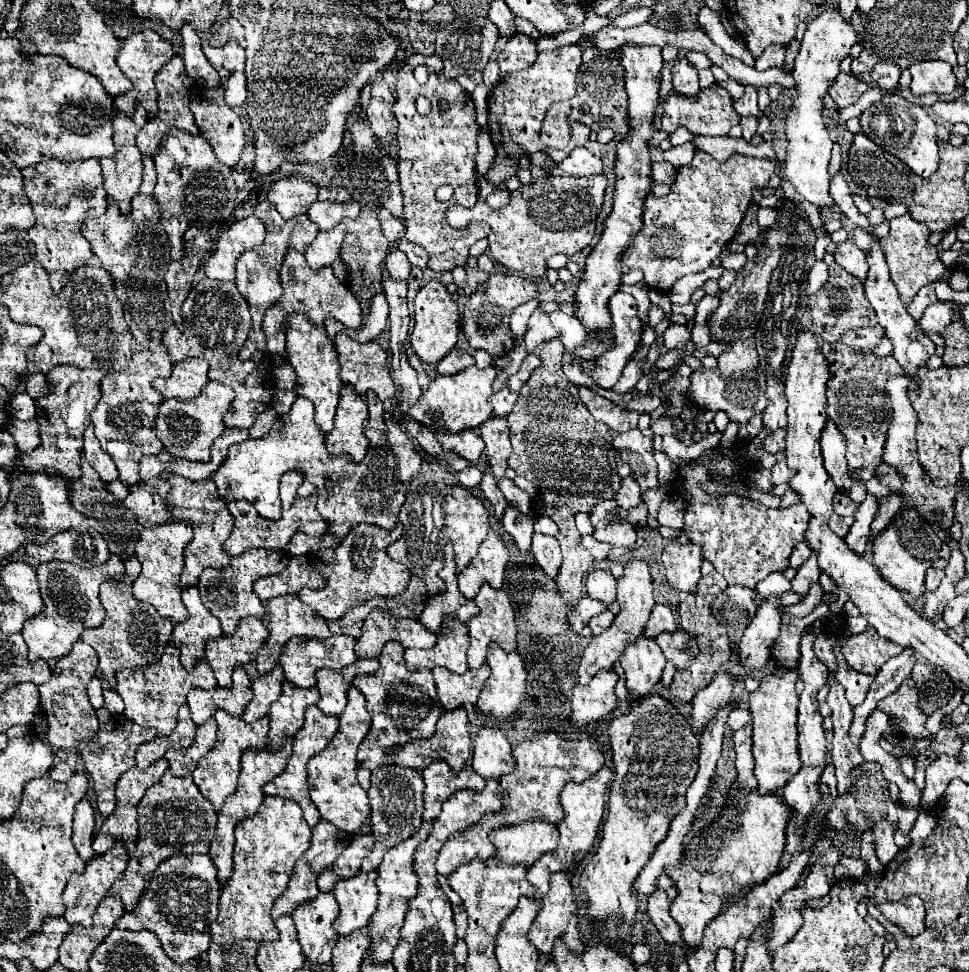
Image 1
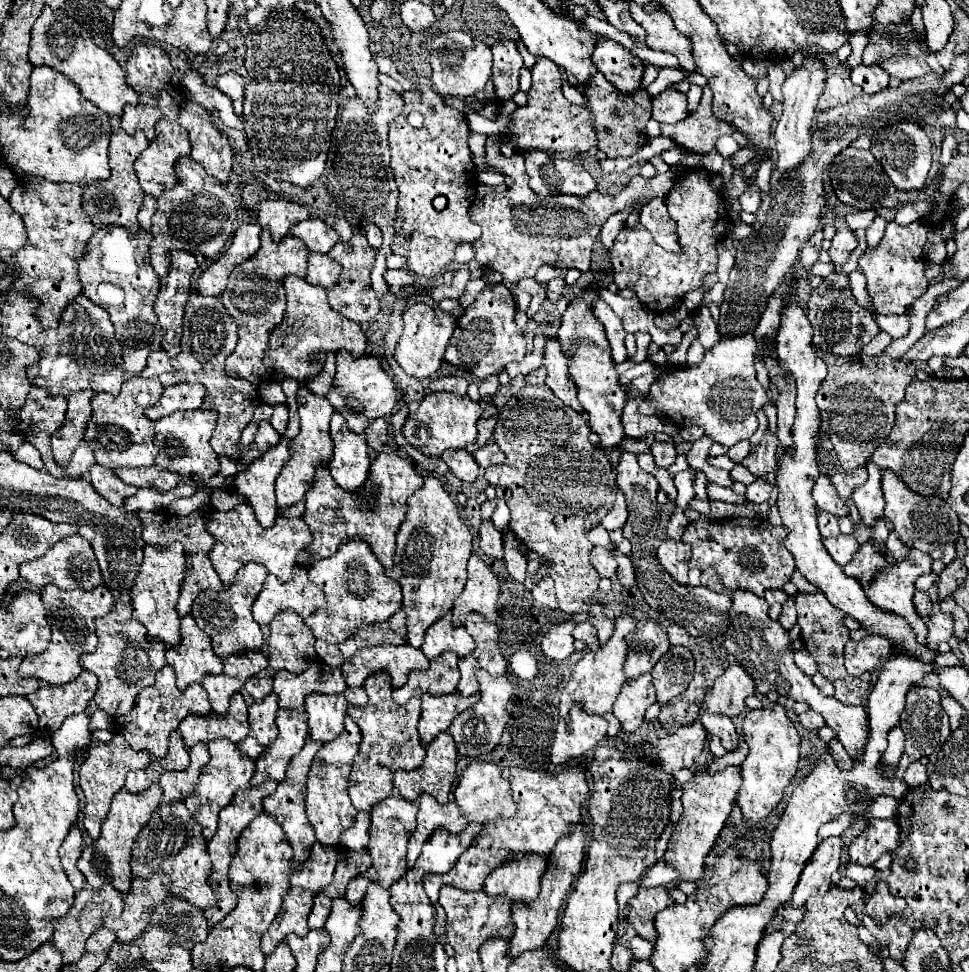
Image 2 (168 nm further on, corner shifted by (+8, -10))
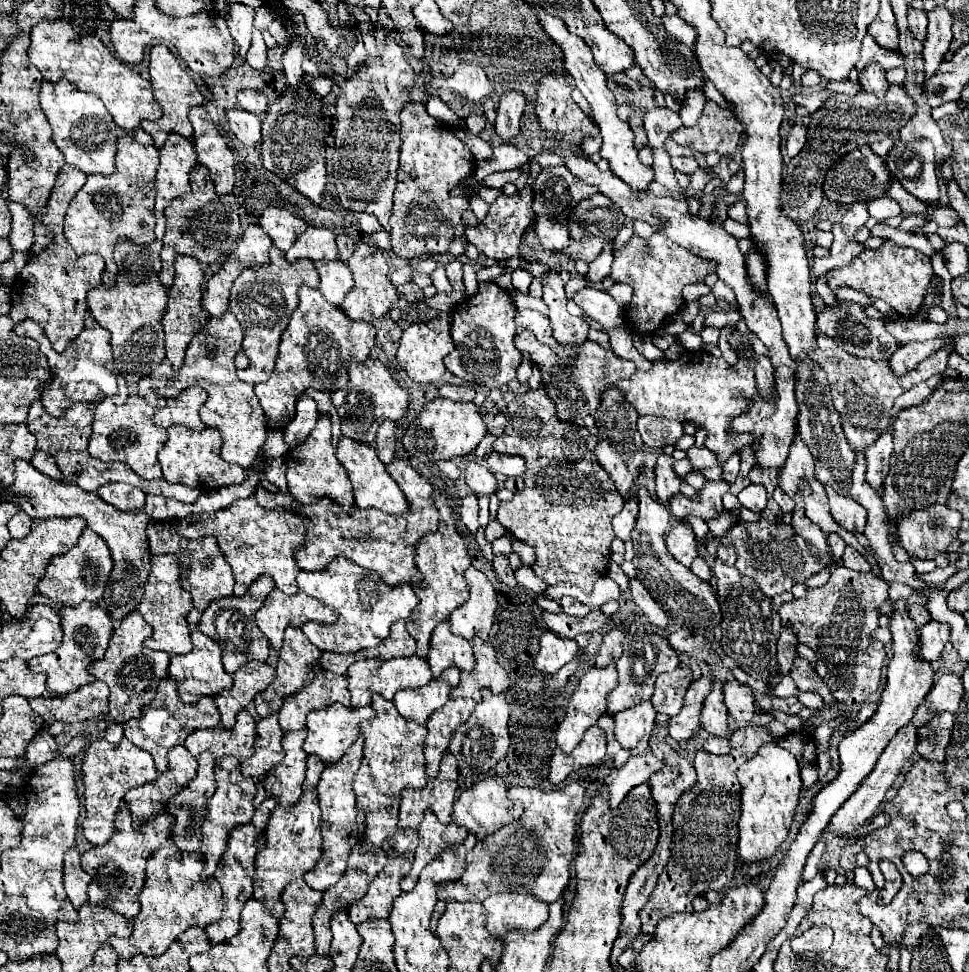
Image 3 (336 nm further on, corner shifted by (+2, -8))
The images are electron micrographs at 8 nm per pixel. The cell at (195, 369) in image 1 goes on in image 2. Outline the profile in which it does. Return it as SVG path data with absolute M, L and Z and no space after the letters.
M176 383L164 389L160 401L146 409L146 415L150 419L162 419L174 411L186 411L196 409L204 403L204 385L202 383Z

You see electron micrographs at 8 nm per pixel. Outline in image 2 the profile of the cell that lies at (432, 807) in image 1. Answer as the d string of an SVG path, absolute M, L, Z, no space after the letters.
M428 793L420 795L416 821L418 821L418 827L416 827L416 831L410 839L410 845L408 845L408 865L410 867L418 859L424 841L432 835L432 831L436 827L444 827L452 833L458 833L468 825L468 819L464 819L462 809L456 805L454 799L450 799L450 803L446 803L446 805L440 805Z

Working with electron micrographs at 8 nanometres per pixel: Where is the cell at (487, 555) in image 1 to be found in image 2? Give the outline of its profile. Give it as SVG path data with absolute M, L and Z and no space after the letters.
M472 555L468 561L468 581L464 591L456 597L452 607L452 623L464 625L466 613L478 611L488 621L496 621L496 599L498 599L498 577L490 565L482 561L480 555Z

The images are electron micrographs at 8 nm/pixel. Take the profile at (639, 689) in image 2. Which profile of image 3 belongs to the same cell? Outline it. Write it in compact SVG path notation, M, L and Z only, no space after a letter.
M650 701L636 705L628 711L622 711L614 717L614 739L624 747L630 749L632 755L644 755L650 753L648 739L654 727L656 711L650 705Z

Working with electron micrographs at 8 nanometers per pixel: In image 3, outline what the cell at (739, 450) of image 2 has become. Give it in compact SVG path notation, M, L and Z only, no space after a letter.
M734 453L722 467L722 481L732 485L736 481L736 475L738 475L738 469L740 469L740 455Z

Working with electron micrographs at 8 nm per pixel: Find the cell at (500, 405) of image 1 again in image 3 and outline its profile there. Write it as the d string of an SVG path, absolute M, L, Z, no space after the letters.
M488 433L488 435L480 441L480 445L476 447L474 455L476 455L476 457L488 457L488 455L492 453L492 443L494 443L494 439L496 439L496 437L492 437L492 435Z

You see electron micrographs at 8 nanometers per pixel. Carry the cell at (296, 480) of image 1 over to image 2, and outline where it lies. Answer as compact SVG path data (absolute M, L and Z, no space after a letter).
M300 383L300 391L298 391L298 411L300 411L300 433L296 435L296 439L292 441L290 447L290 461L284 465L284 469L280 471L278 479L276 479L276 507L280 511L284 511L286 507L290 507L296 501L304 499L306 489L310 487L310 483L314 481L314 469L322 463L328 463L330 455L332 455L332 439L330 439L330 417L334 413L334 407L330 405L330 401L326 397L318 397L314 395L306 383Z

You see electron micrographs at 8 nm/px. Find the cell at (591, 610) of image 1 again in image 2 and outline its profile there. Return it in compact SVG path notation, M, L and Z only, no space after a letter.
M562 621L558 625L554 625L542 639L542 651L546 653L546 657L554 659L554 661L562 661L566 657L570 657L574 653L574 631L576 623L574 621Z

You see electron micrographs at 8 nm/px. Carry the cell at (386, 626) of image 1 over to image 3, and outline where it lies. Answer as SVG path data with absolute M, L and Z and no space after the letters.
M400 657L400 659L390 659L390 661L376 661L376 659L366 659L366 661L358 661L354 665L350 665L348 673L348 691L350 691L350 701L352 701L352 709L360 709L370 705L372 695L378 693L384 699L392 701L394 693L398 689L406 689L406 687L424 687L432 681L432 673L430 667L426 663L426 659L420 657Z

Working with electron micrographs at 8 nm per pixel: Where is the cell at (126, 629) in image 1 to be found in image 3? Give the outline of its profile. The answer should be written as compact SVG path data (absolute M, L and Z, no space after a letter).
M138 611L130 613L130 617L122 619L118 629L112 633L106 657L102 661L94 661L88 669L96 679L110 687L110 717L116 723L126 723L142 715L142 709L154 701L158 683L168 675L170 655L144 647L144 641L150 635L152 627L142 619L142 615Z

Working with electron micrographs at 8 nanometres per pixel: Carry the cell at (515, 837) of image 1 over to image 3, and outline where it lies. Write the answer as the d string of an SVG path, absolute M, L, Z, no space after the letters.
M492 895L482 905L488 915L486 929L494 937L504 937L504 933L514 929L522 933L532 933L548 917L548 905L530 895Z

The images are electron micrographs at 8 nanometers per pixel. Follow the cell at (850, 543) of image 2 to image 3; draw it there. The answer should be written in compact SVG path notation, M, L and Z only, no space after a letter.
M846 547L844 557L842 557L842 565L852 569L852 571L870 571L872 569L870 563L856 549L852 549L852 547Z

